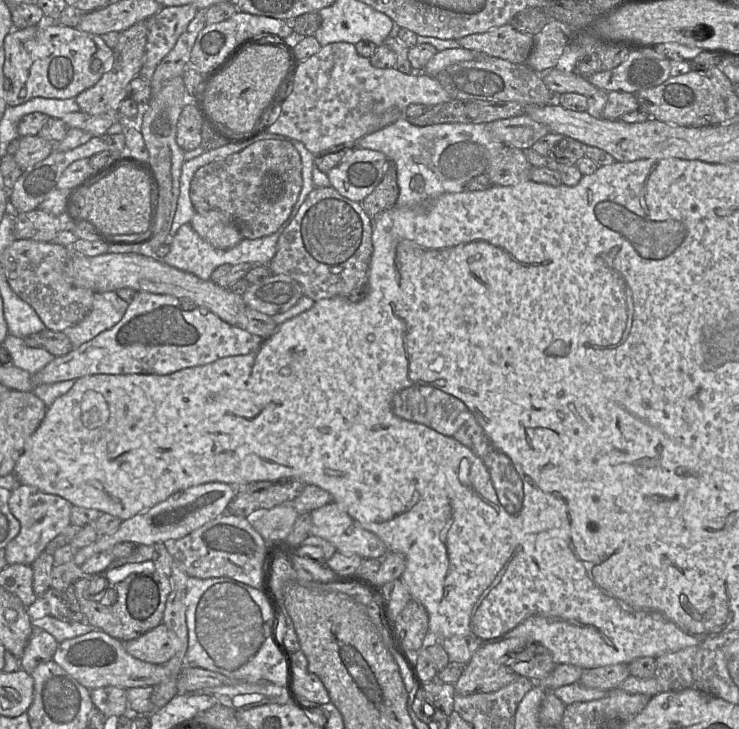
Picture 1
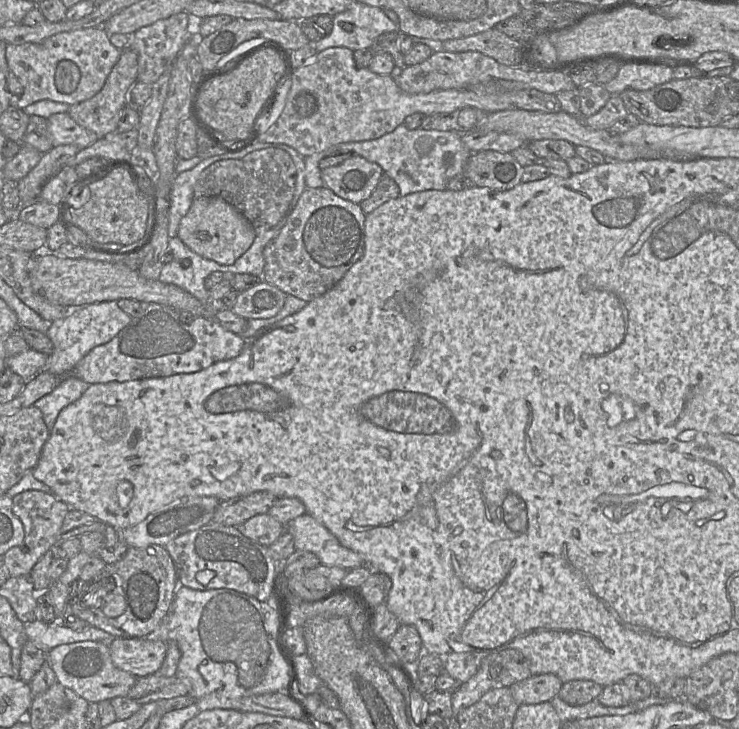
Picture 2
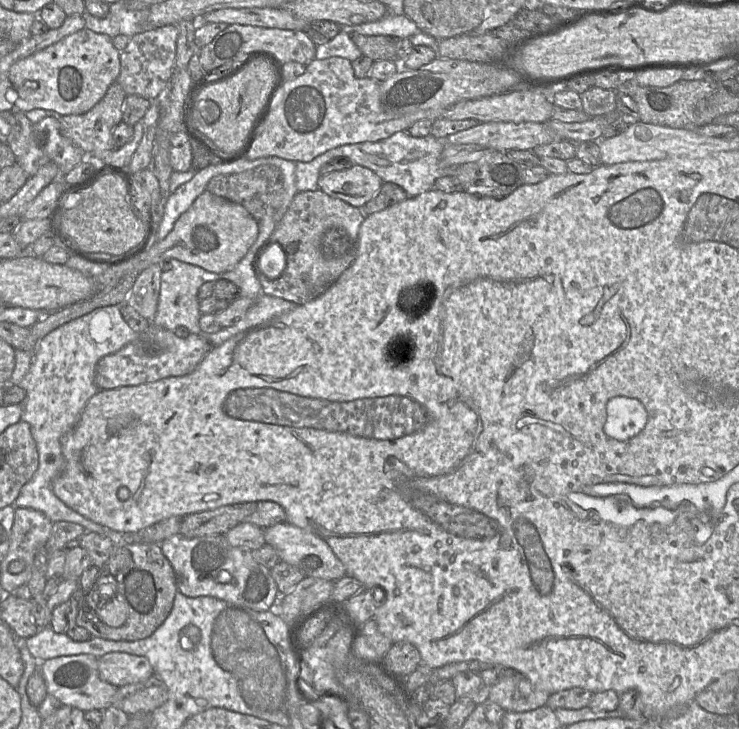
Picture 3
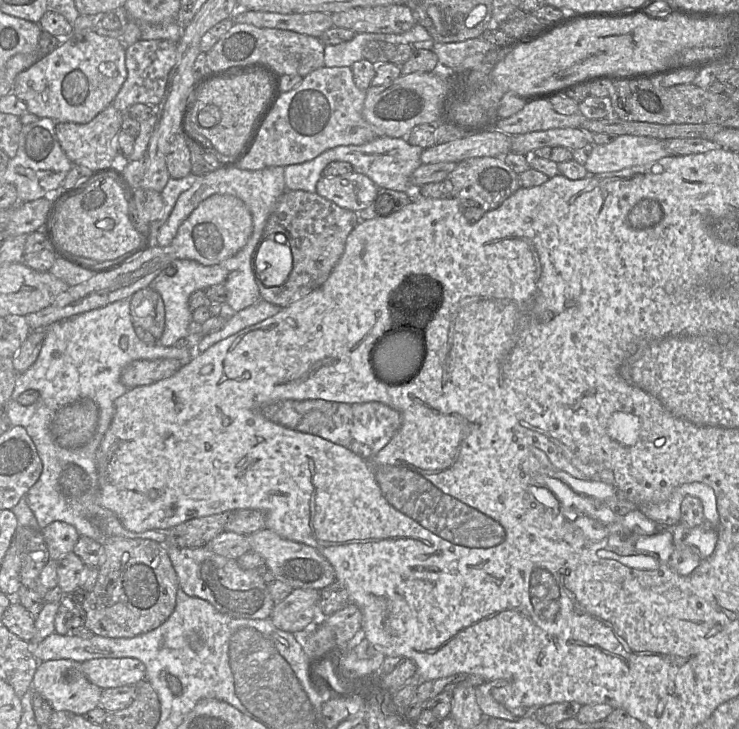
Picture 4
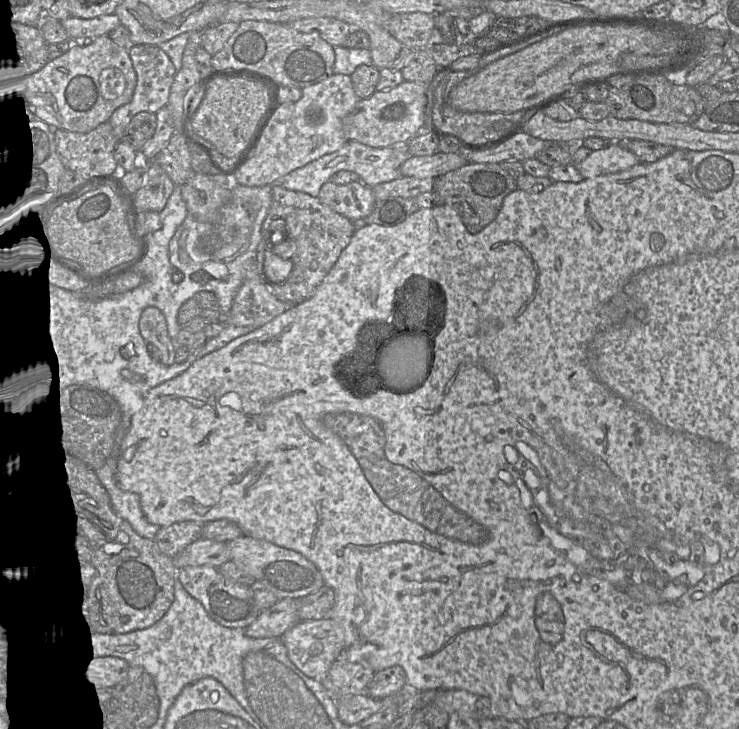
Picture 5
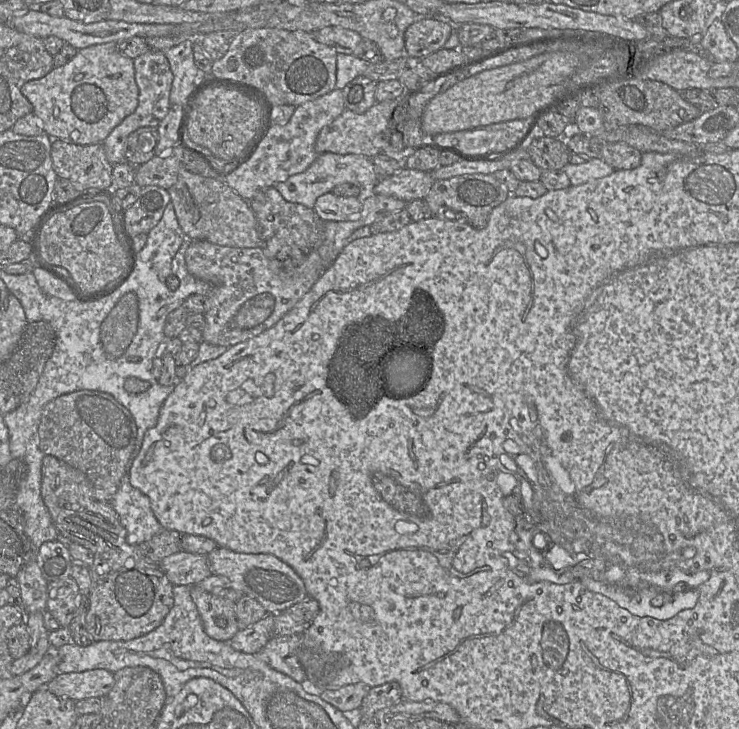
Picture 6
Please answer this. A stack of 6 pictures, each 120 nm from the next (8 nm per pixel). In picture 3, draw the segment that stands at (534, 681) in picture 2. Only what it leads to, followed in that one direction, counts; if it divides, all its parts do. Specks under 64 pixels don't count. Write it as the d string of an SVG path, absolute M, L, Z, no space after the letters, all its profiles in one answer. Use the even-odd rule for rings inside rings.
M514 669L499 670L497 681L487 688L487 699L505 712L527 712L545 706L549 694L535 689L530 681Z

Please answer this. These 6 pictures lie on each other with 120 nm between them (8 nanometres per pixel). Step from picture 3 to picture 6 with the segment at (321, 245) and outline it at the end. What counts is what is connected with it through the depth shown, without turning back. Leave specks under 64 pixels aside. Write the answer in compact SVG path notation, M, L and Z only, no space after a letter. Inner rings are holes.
M274 187L262 188L248 201L259 226L261 249L270 258L302 264L324 240L324 222L312 208L288 202Z

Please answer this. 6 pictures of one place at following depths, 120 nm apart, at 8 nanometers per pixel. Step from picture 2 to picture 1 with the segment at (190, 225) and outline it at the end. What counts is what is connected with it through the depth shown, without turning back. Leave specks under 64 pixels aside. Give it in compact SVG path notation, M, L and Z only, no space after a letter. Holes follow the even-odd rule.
M219 210L196 212L190 224L216 249L229 250L244 239L231 218Z

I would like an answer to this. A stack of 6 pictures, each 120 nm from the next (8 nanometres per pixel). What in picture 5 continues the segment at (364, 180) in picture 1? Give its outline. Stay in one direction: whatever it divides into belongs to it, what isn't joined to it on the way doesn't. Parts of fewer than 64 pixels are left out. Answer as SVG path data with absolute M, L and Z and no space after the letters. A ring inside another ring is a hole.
M361 180L348 184L327 181L320 188L318 198L351 221L365 219L372 213L376 202L372 188Z

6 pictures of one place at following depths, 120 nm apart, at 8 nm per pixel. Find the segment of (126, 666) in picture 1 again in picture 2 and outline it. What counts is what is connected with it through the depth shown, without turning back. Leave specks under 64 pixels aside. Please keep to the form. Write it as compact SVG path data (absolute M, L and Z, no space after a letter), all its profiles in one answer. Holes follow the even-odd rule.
M83 641L57 646L47 653L47 661L56 675L57 682L88 703L126 697L138 679L113 664L109 645L103 642Z

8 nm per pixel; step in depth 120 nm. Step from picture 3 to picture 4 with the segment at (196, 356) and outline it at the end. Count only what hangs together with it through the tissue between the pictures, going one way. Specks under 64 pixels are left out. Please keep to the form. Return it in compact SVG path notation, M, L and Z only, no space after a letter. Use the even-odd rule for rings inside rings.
M175 358L135 360L123 369L120 381L128 389L152 384L172 376L189 362Z

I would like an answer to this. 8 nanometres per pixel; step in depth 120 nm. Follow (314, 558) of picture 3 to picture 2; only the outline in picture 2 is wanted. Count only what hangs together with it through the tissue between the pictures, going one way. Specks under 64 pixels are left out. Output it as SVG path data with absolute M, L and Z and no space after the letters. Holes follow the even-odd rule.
M308 513L293 519L286 525L296 550L314 553L321 564L351 570L364 565L364 558L344 547L337 537Z

